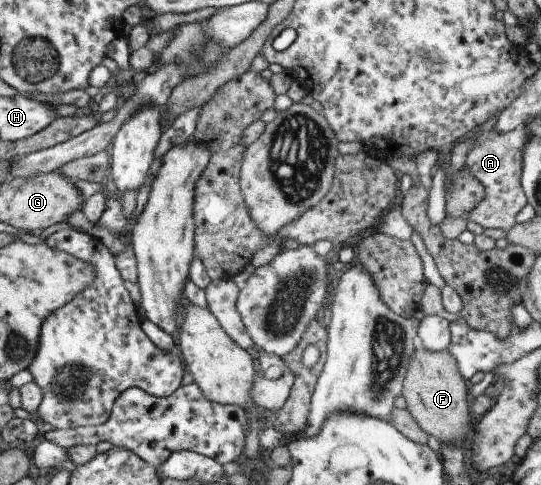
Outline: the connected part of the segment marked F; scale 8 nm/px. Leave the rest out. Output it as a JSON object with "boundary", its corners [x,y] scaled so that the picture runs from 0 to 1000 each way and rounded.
{"boundary":[[[784,715],[765,720],[739,814],[762,864],[811,913],[850,918],[871,899],[876,862],[865,847],[869,819],[843,744],[824,718],[817,724],[787,724]]]}

